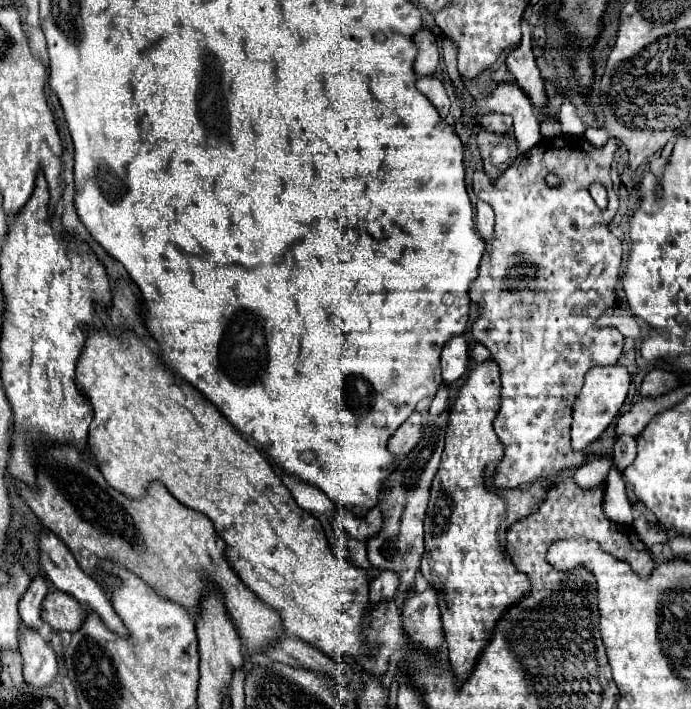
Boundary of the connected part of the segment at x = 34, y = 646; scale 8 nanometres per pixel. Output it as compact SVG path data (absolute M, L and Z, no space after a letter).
M25 629L19 633L19 653L23 657L23 677L33 687L47 687L57 675L57 655L47 641L35 631Z

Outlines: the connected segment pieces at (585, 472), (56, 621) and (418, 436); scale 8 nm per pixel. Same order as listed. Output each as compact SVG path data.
M599 457L599 459L583 463L575 471L575 475L579 475L579 487L589 489L593 485L601 485L607 479L609 467L611 467L611 459L609 457Z
M53 591L43 599L43 621L49 623L55 631L69 631L81 627L85 619L85 609L67 593Z
M413 413L389 439L387 449L397 455L403 457L407 453L411 453L415 449L415 445L419 445L419 441L423 439L423 419L419 413Z

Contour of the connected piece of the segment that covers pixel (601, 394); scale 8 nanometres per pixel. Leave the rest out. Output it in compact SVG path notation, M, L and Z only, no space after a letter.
M609 365L609 367L595 367L587 373L581 393L573 405L573 425L571 425L571 447L575 451L583 451L591 441L595 441L607 425L619 413L625 397L629 391L629 373L623 365Z

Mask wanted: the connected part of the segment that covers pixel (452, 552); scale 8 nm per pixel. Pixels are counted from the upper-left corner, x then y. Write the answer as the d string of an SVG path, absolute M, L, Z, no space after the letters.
M481 363L471 369L467 383L461 387L461 393L455 401L455 407L449 417L447 427L447 441L445 451L441 459L441 467L437 471L437 477L431 487L431 499L425 515L425 553L421 559L421 573L425 581L439 591L437 603L441 609L441 621L443 621L443 633L447 641L449 651L449 665L451 671L457 675L457 685L463 685L463 681L471 675L473 667L479 661L479 653L487 647L487 641L491 639L495 625L503 611L507 611L511 605L517 605L529 591L531 581L525 573L517 571L515 565L511 565L511 557L505 549L501 549L501 537L507 533L507 529L529 515L543 503L543 497L547 497L547 489L551 489L553 481L535 481L535 485L527 489L507 489L499 491L495 485L491 485L491 473L495 473L495 465L499 465L499 457L503 457L503 445L499 437L495 437L493 421L495 413L499 411L499 367L495 363Z

